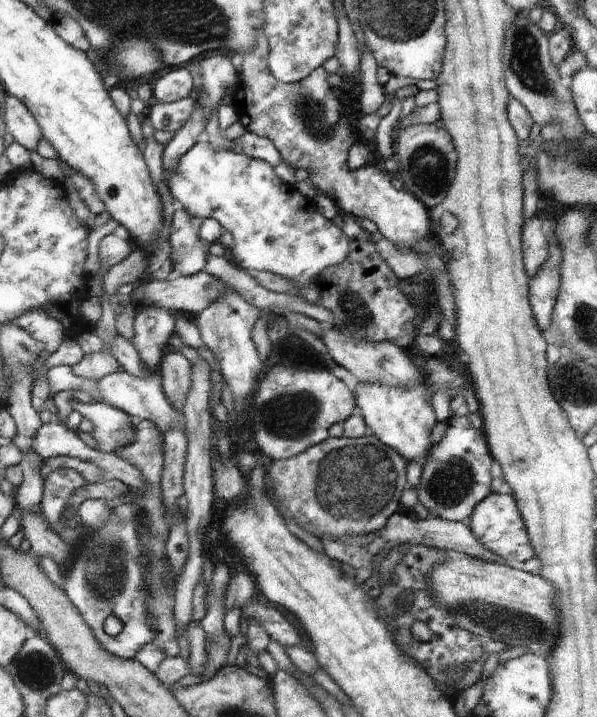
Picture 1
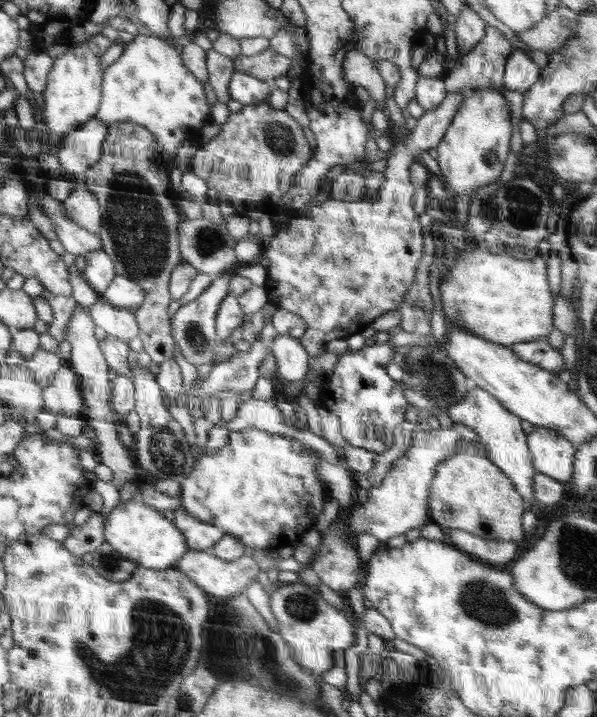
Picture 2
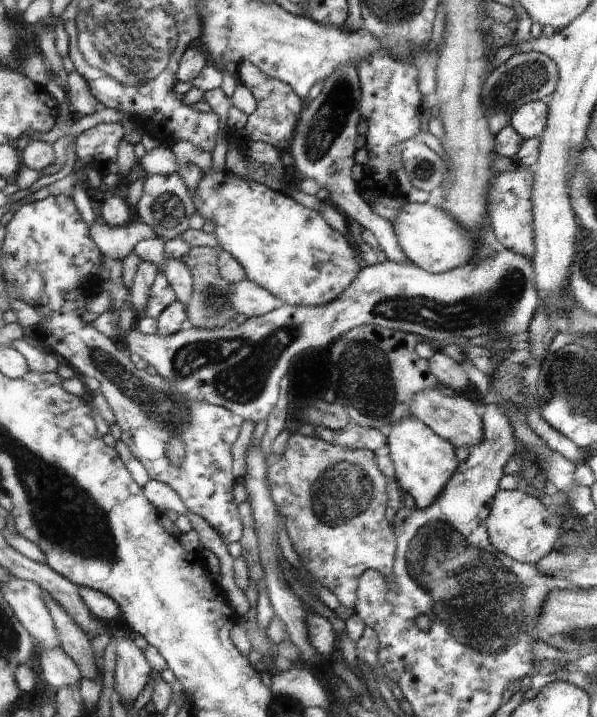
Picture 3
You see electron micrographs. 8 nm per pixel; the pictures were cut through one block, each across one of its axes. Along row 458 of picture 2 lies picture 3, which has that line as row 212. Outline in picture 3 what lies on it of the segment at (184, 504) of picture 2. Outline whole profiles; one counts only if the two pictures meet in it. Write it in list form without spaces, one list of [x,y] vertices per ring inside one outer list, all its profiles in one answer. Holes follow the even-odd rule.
[[[224,167],[222,170],[220,168],[212,168],[208,174],[204,174],[201,180],[198,182],[198,189],[196,190],[196,204],[197,212],[206,220],[212,220],[214,222],[214,232],[213,234],[218,238],[218,248],[221,251],[228,252],[244,270],[247,280],[258,284],[261,288],[264,288],[267,292],[270,292],[273,296],[276,296],[283,304],[288,304],[289,306],[324,306],[334,302],[338,299],[338,296],[345,294],[346,290],[350,287],[350,284],[356,280],[359,272],[362,270],[361,267],[356,262],[355,252],[351,244],[342,236],[341,233],[333,230],[318,211],[307,208],[295,202],[286,193],[272,190],[255,182],[254,180],[247,179],[245,177],[237,177],[230,169]]]

